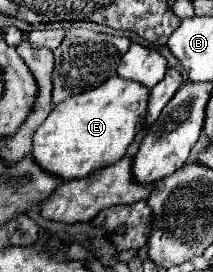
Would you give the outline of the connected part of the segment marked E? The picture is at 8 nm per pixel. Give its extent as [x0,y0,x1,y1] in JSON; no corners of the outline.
[32,76,148,180]

